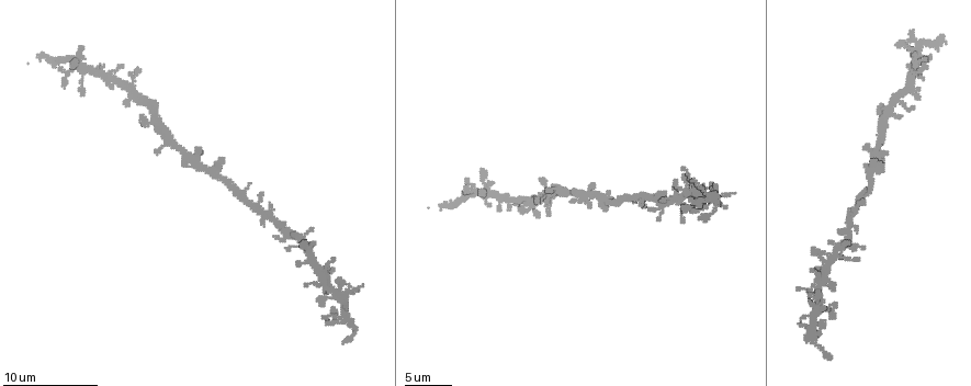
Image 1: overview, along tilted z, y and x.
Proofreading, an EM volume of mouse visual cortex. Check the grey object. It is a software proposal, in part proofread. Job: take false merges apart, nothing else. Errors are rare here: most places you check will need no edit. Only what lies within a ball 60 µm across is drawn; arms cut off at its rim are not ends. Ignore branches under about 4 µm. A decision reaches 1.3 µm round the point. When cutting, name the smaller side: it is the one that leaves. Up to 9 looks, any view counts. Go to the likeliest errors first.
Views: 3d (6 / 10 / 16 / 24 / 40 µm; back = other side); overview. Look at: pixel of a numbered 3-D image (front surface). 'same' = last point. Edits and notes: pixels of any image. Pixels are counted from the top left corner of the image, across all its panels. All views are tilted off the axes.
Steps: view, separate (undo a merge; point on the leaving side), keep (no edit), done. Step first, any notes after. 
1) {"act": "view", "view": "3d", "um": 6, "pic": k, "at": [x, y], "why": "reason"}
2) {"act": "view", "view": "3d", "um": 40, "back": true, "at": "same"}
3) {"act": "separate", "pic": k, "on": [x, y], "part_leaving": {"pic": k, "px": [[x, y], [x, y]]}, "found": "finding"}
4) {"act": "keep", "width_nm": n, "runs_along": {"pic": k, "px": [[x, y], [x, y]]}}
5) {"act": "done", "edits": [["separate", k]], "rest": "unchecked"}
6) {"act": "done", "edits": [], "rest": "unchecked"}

{"act": "view", "view": "3d", "um": 10, "pic": 1, "at": [603, 199]}

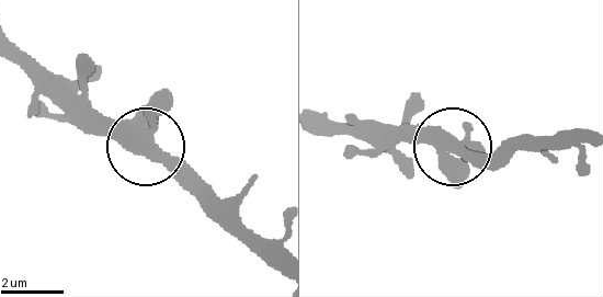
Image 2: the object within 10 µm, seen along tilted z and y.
{"act": "view", "view": "3d", "um": 10, "back": true, "pic": 2, "at": [449, 139]}

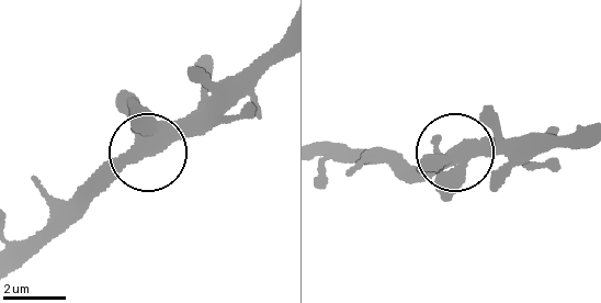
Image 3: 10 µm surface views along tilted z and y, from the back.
{"act": "keep", "side_arm_um": 27, "found": "all the same cell"}

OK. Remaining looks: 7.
{"act": "view", "view": "3d", "um": 10, "pic": 1, "at": [141, 101], "why": "thin neck"}

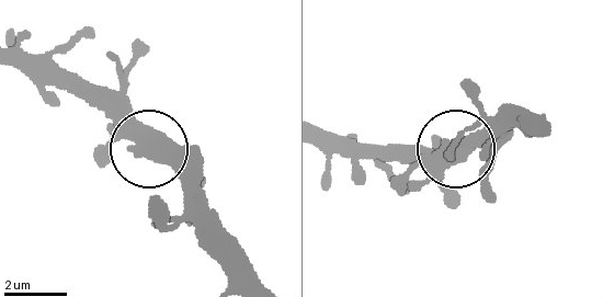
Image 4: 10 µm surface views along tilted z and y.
{"act": "keep", "runs_along": {"pic": 4, "px": [[259, 281], [174, 170], [147, 151], [100, 93]]}, "found": "all the same cell"}

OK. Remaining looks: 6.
{"act": "view", "view": "3d", "um": 6, "pic": 1, "at": [876, 147], "why": "three-way junction"}

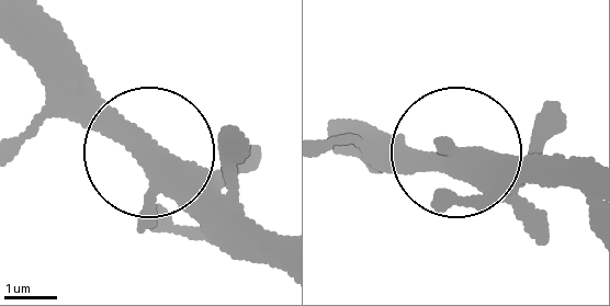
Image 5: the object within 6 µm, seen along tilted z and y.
{"act": "view", "view": "3d", "um": 6, "back": true, "pic": 5, "at": [148, 152]}

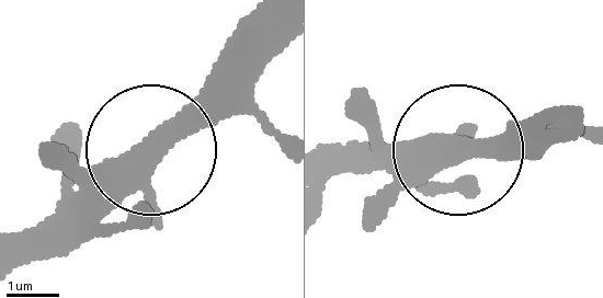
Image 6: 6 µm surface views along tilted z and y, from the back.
{"act": "keep", "runs_along": {"pic": 6, "px": [[339, 169], [555, 118]]}, "found": "one cell here"}

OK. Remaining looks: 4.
{"act": "view", "view": "3d", "um": 16, "pic": 1, "at": [681, 195], "why": "narrows sharply"}

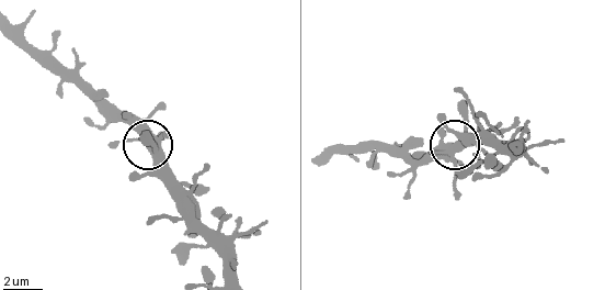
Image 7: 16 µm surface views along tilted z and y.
{"act": "keep", "width_nm": 380, "found": "continuous, no second cell"}

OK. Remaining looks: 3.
{"act": "done", "edits": [], "rest": "unchecked"}

